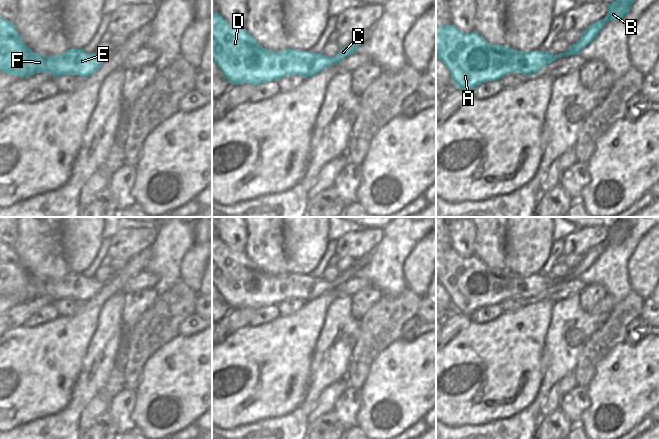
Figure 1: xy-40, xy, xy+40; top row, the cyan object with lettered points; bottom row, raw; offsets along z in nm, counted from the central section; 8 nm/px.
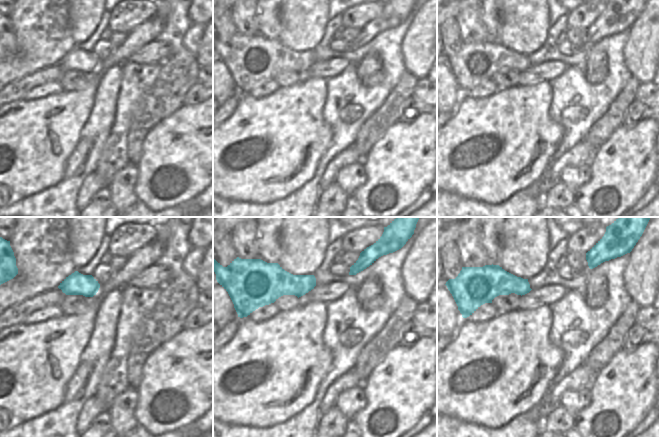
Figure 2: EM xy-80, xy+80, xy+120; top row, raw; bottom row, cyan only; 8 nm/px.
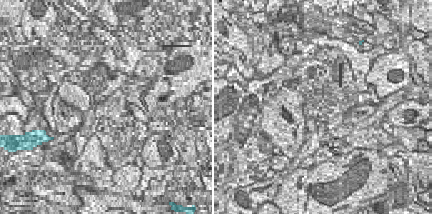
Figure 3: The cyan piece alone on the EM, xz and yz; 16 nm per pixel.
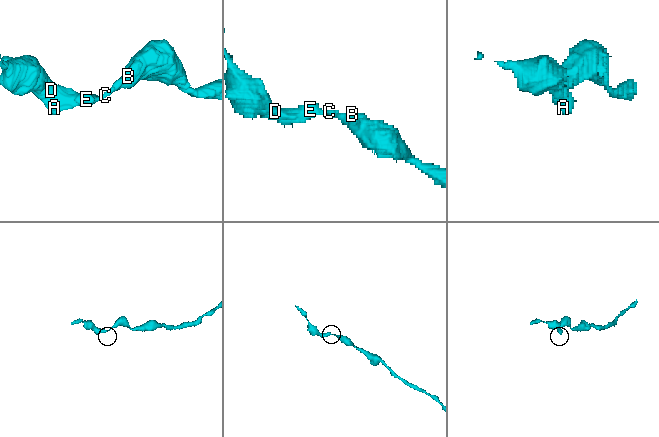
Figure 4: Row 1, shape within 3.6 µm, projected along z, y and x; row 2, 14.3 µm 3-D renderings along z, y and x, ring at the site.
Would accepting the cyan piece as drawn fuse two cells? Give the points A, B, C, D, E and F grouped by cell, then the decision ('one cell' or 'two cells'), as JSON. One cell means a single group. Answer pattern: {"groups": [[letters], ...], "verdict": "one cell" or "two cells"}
{"groups": [["A", "B", "C", "D", "E", "F"]], "verdict": "one cell"}

